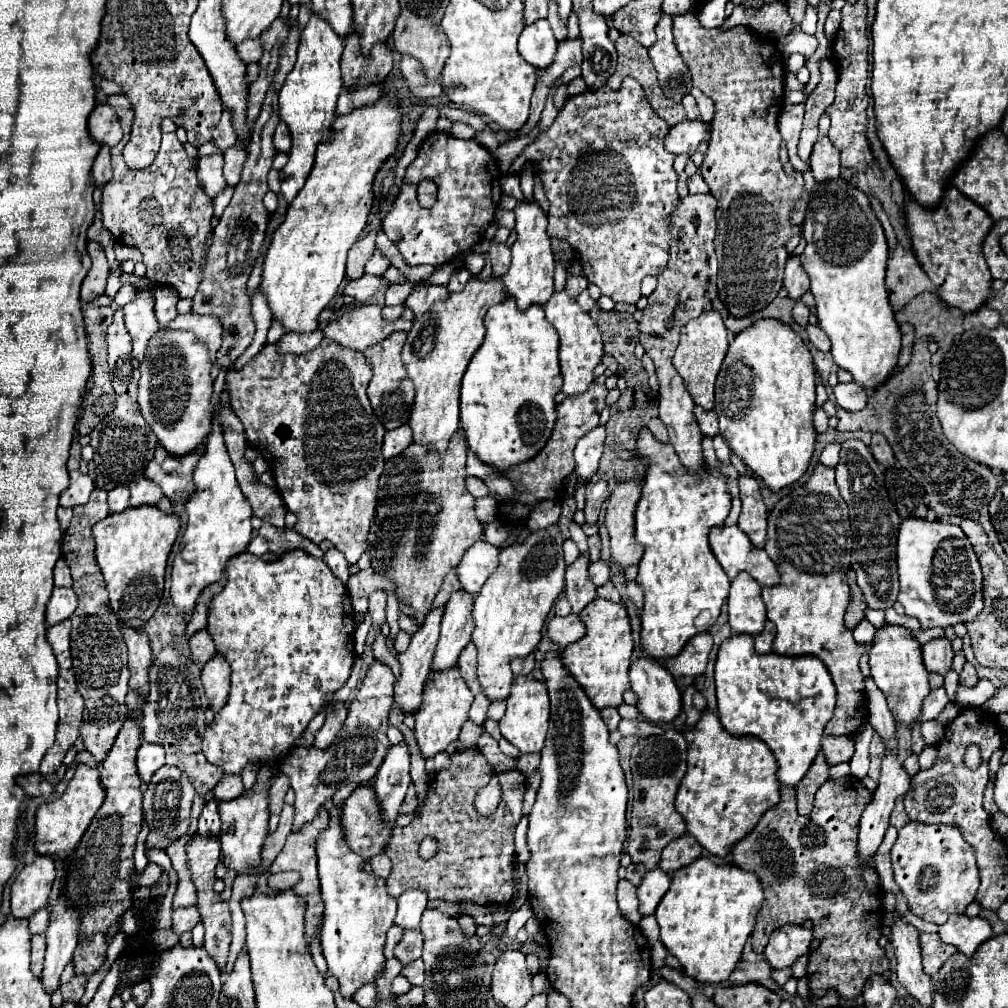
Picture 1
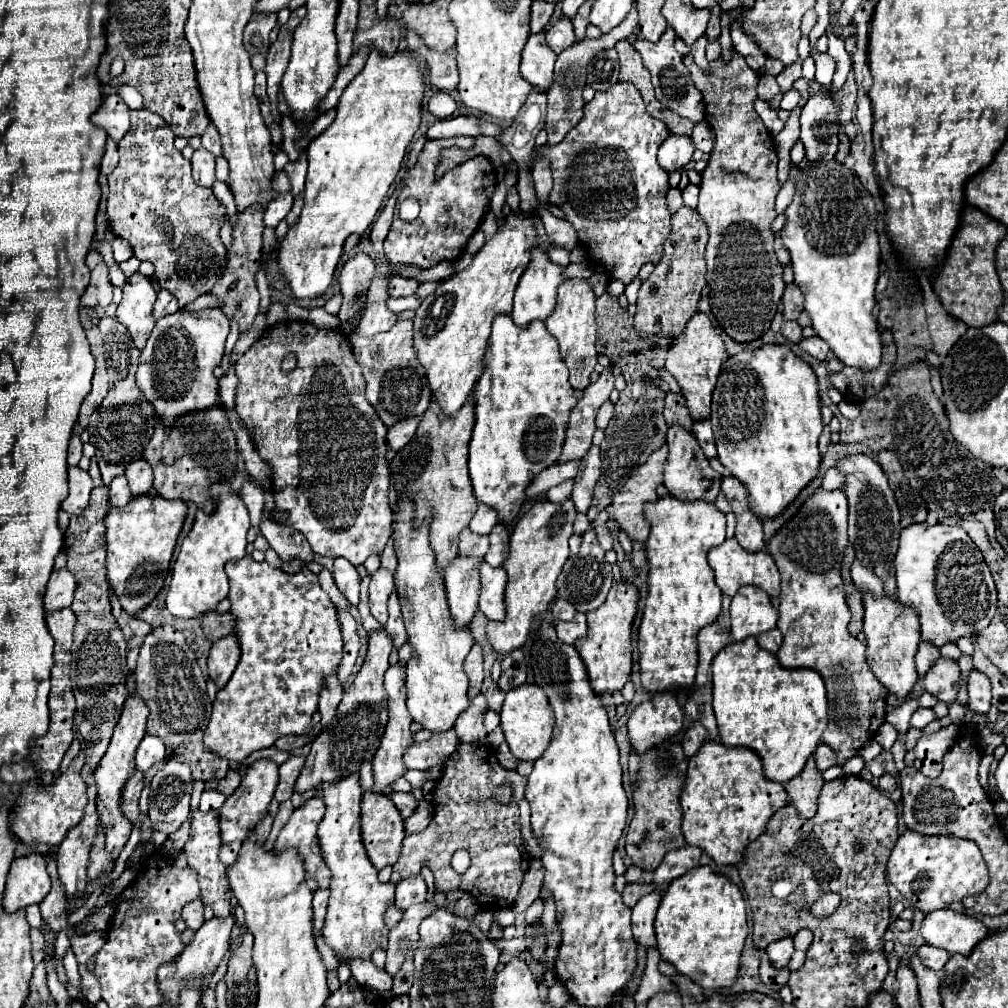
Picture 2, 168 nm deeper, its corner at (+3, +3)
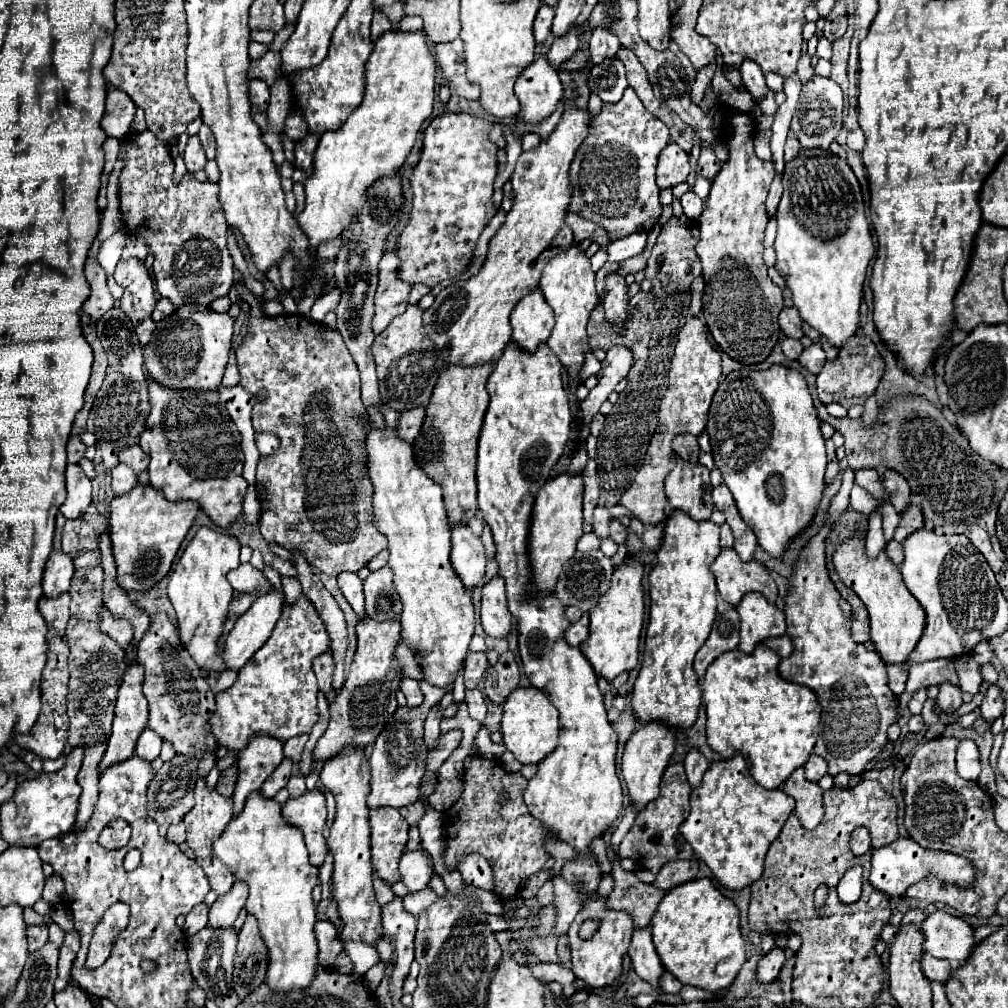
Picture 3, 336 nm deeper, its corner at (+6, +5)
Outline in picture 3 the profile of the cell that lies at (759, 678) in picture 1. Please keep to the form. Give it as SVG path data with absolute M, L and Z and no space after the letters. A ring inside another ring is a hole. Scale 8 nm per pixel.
M758 645L750 655L736 649L734 653L724 653L722 657L718 657L718 661L710 665L702 679L706 739L710 749L714 749L722 759L730 759L734 753L742 753L752 777L766 789L778 789L798 767L808 761L820 731L818 699L814 697L814 693L810 693L810 689L802 689L802 685L790 685L790 681L782 681L782 677L778 677L778 665L780 657L766 645Z

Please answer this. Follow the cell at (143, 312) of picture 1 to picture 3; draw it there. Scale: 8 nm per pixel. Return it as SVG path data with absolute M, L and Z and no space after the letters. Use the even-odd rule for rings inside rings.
M140 259L120 261L114 271L114 279L118 285L124 287L124 295L120 299L122 311L130 317L140 345L148 345L152 331L156 327L152 321L156 295L152 277L144 261Z

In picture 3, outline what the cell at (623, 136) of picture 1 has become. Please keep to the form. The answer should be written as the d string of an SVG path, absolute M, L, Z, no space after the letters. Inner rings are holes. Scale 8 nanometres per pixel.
M628 87L624 97L618 103L604 105L602 113L592 119L590 133L588 133L586 141L580 145L580 149L572 161L570 183L572 183L574 197L570 201L570 211L578 213L580 217L584 217L588 221L602 225L608 231L612 241L622 239L636 231L650 231L662 211L662 207L658 203L660 189L656 185L656 163L658 163L660 151L668 143L670 143L670 137L668 137L666 125L662 121L658 121L652 113L648 113L644 109L644 105L638 101L638 95L634 93L634 89Z

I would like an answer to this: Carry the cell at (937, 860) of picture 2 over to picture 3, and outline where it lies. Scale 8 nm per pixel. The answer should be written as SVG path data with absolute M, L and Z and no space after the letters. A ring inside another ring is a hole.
M896 839L890 845L878 847L872 851L872 873L870 873L870 885L882 893L886 893L890 899L902 897L908 887L922 881L928 873L942 877L944 881L968 885L968 881L974 881L974 867L964 857L958 857L954 853L932 853L916 845L914 839Z

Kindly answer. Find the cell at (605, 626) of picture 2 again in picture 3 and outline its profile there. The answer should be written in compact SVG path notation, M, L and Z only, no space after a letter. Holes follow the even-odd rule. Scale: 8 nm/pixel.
M626 559L616 567L618 569L614 569L610 589L590 611L590 637L580 647L580 651L592 663L596 675L602 675L608 681L624 671L632 671L638 665L638 641L644 623L644 563L638 559Z

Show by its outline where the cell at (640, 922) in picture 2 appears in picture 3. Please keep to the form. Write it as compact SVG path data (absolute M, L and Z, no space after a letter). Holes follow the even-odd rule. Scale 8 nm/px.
M636 929L632 935L632 943L630 943L630 951L628 951L630 959L632 959L632 969L636 971L636 975L640 979L644 979L646 983L650 983L654 989L660 989L660 977L662 977L662 963L660 957L654 949L652 937L650 937L650 929Z

